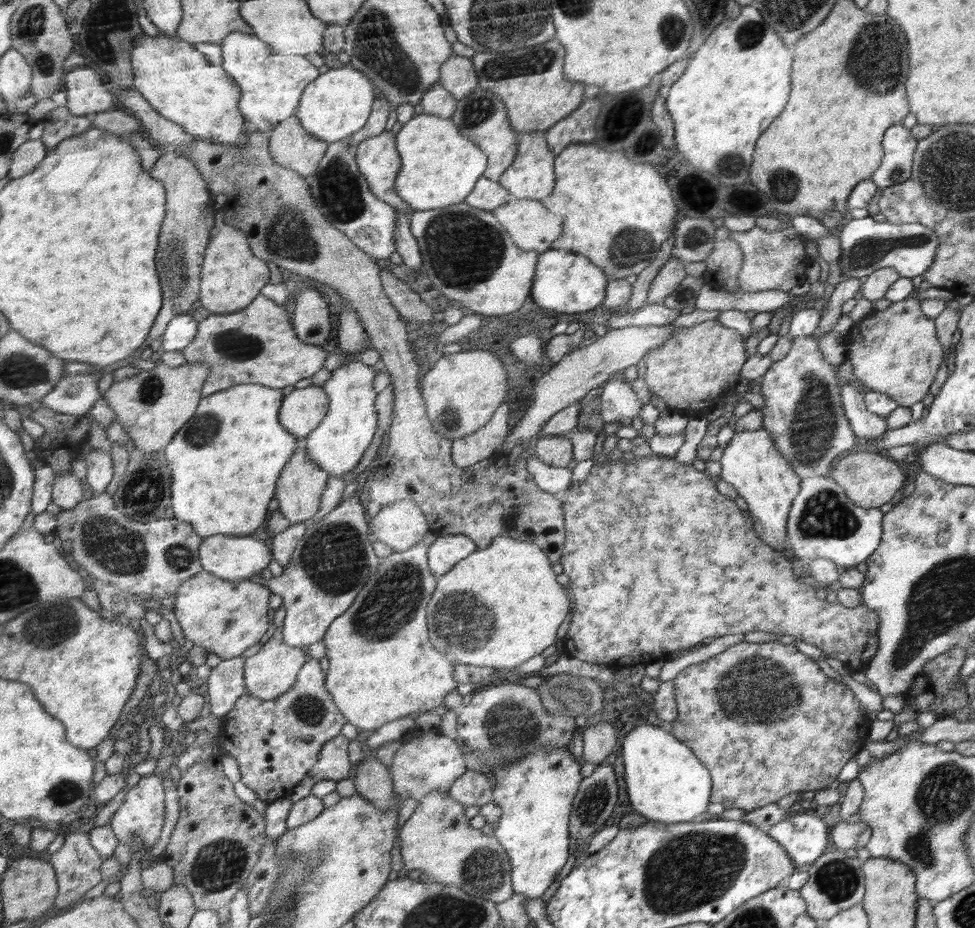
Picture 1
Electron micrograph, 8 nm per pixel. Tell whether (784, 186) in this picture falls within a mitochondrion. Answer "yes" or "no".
yes

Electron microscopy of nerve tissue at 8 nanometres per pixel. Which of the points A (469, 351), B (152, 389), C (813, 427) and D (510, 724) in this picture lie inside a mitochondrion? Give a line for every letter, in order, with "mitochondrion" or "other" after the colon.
A: other
B: mitochondrion
C: mitochondrion
D: mitochondrion

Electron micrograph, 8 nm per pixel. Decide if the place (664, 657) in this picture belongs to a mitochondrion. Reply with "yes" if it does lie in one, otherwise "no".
no

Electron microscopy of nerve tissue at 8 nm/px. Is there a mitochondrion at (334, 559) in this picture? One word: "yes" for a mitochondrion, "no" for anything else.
yes

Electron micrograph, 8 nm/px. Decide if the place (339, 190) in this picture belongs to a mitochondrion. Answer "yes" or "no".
yes

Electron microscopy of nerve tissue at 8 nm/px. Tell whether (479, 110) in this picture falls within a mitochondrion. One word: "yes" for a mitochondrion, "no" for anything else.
yes

